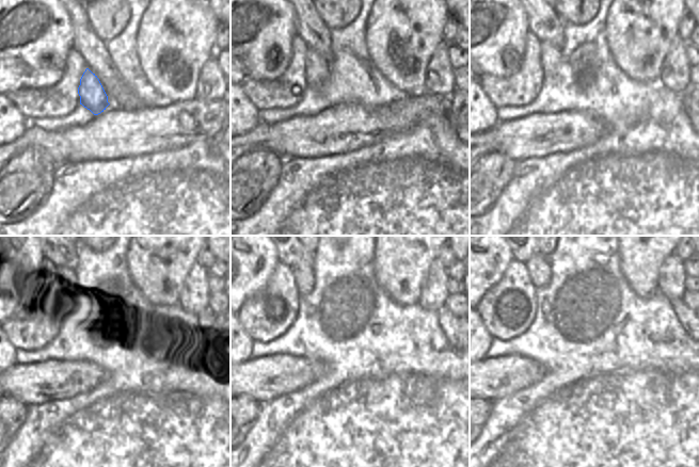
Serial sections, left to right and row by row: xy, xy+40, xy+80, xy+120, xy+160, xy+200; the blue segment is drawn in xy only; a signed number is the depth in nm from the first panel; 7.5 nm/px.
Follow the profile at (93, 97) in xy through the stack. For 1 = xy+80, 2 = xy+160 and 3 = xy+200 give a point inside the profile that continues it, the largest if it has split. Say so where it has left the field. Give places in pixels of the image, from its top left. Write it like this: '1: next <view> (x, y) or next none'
1: next xy+80 (550, 54)
2: next xy+160 (303, 274)
3: next xy+200 (538, 267)

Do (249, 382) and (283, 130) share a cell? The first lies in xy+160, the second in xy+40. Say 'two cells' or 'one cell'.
one cell

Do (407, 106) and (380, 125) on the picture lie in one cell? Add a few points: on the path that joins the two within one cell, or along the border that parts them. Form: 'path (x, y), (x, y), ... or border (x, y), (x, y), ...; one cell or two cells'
path (400, 112), (394, 118), (386, 121); one cell

